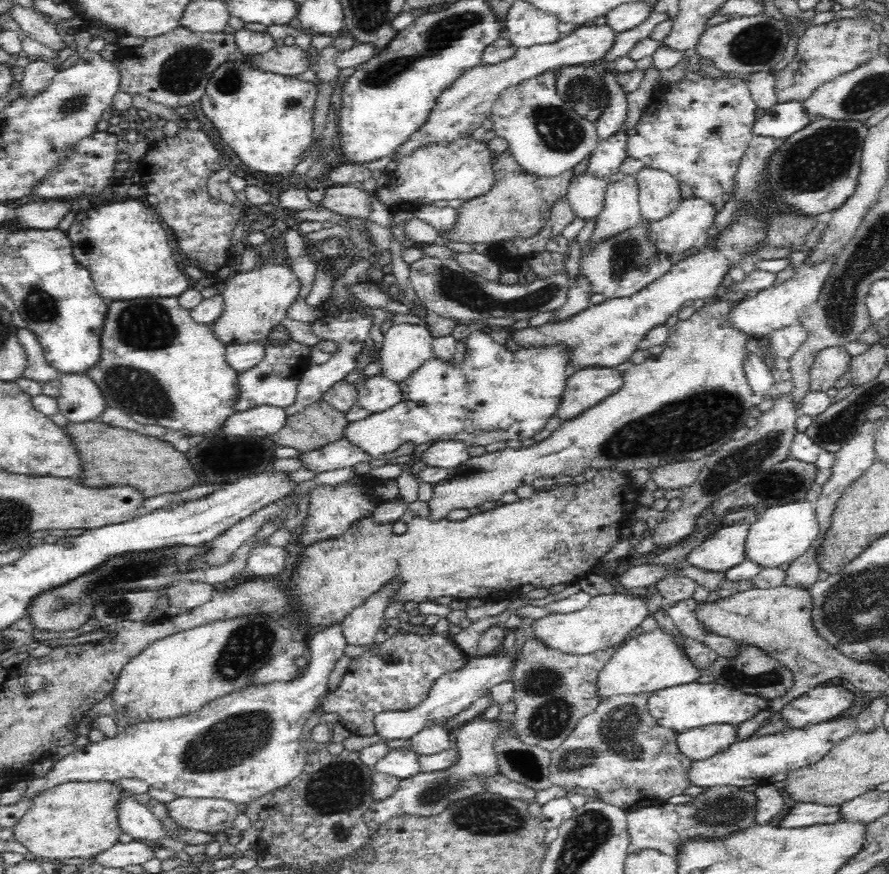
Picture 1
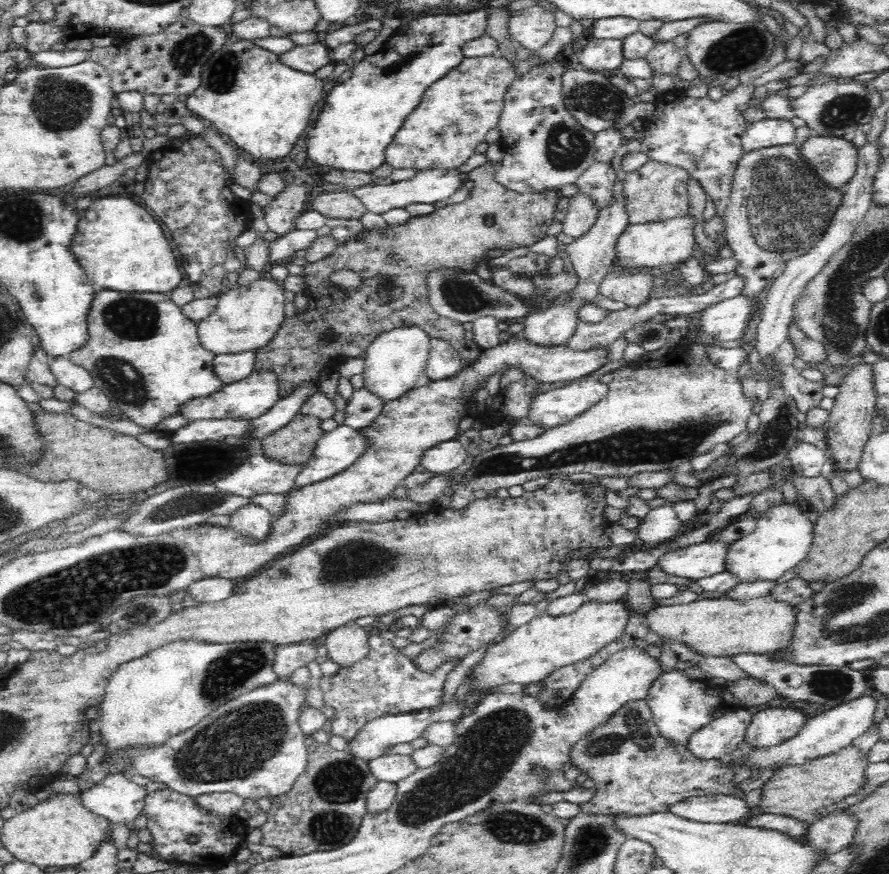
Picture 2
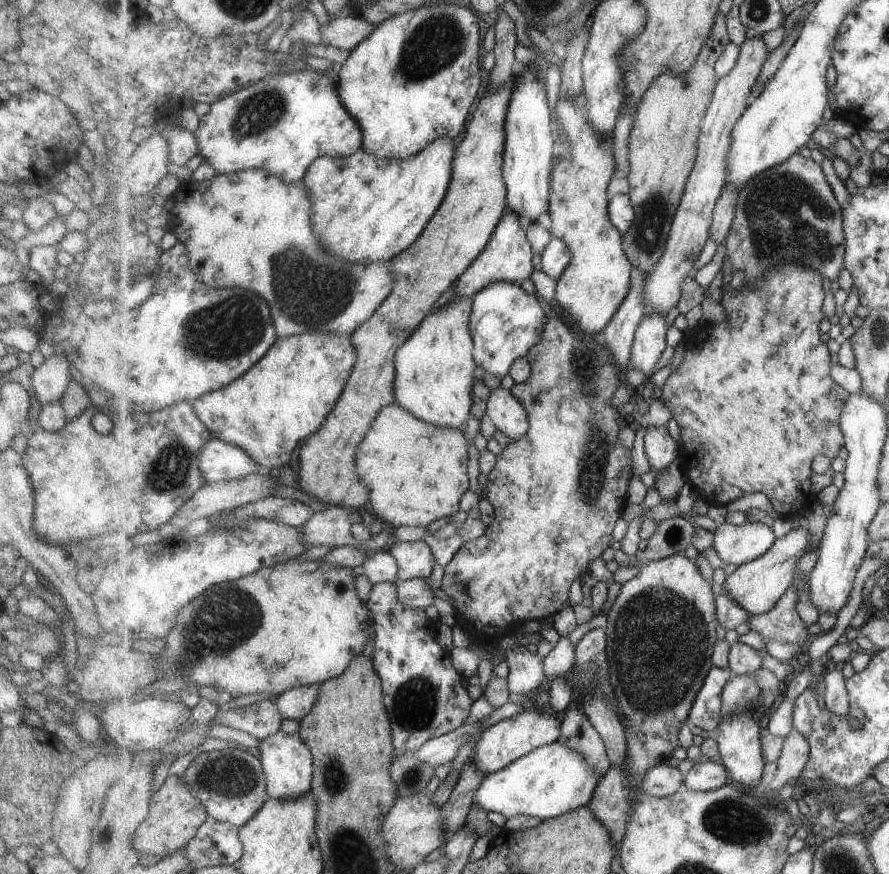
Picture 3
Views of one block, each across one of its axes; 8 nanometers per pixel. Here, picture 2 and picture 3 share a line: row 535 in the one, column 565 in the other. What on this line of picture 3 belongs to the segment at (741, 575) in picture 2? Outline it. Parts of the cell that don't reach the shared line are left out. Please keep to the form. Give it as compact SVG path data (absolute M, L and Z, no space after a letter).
M559 740L529 752L503 770L489 773L473 802L489 812L499 812L507 819L527 814L542 821L563 816L573 810L589 806L597 790L597 774L585 764L583 756L561 744Z

